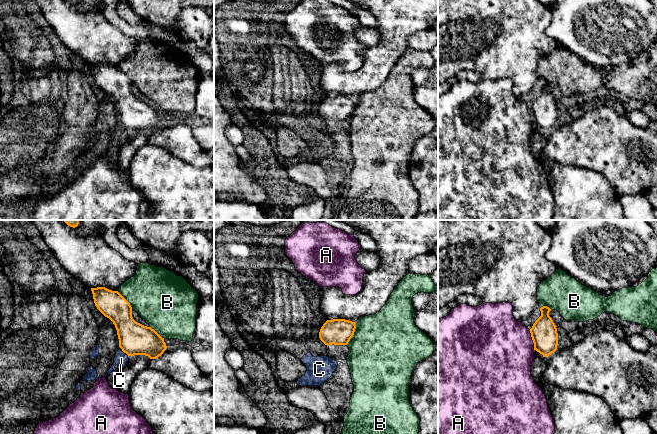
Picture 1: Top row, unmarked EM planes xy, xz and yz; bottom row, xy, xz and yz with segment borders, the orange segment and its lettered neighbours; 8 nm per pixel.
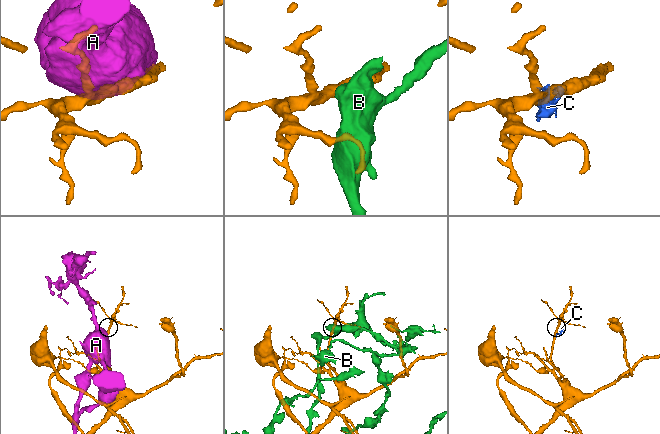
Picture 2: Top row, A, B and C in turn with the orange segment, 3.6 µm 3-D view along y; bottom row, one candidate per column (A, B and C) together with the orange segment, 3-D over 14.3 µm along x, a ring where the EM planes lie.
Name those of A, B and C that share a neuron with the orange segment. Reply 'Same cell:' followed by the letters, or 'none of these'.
Same cell: none of these

